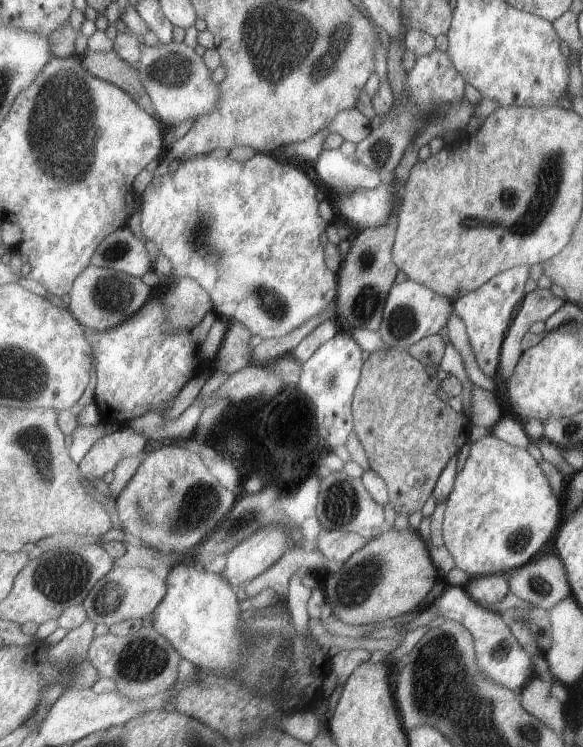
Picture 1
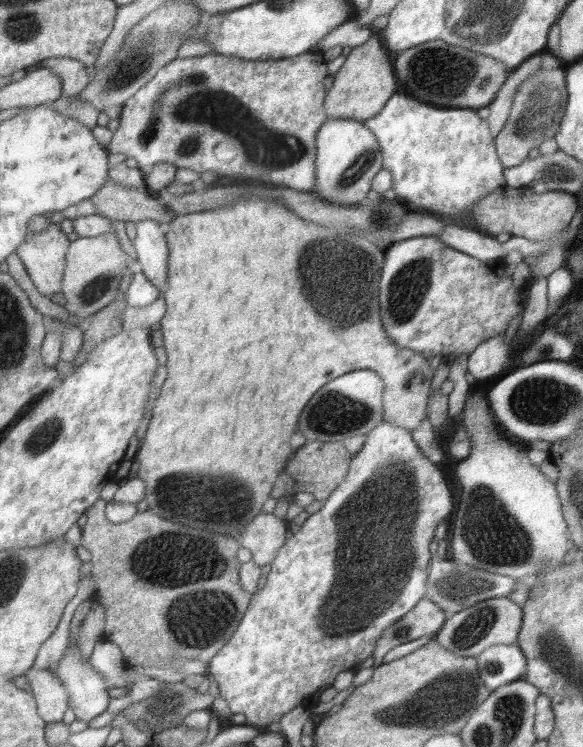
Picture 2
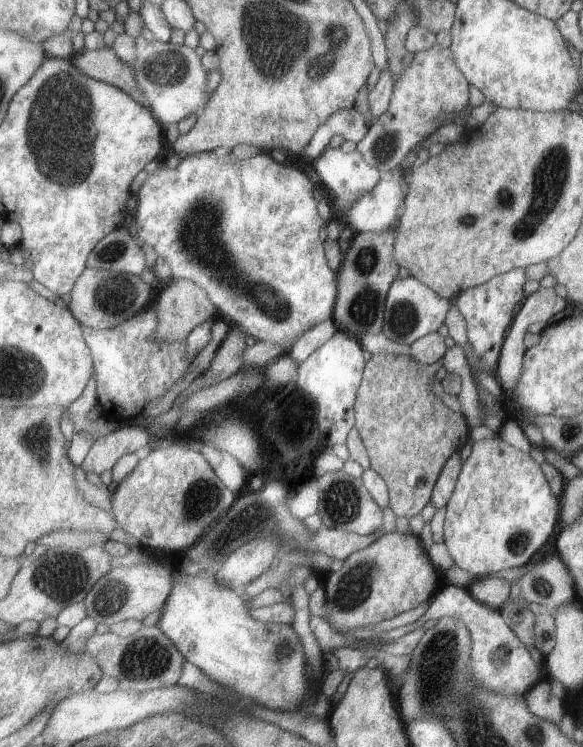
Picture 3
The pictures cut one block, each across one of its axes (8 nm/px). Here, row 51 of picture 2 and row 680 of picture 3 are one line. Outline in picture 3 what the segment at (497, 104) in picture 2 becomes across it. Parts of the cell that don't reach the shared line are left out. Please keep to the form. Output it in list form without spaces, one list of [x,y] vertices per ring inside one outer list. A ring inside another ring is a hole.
[[[540,680],[530,692],[524,694],[524,702],[528,710],[542,720],[548,720],[552,724],[560,724],[564,717],[563,699],[557,698],[550,689],[550,680]]]

